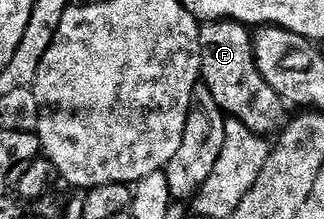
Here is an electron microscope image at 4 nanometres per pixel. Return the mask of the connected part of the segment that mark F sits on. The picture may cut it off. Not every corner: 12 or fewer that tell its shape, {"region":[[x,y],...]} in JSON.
{"region":[[200,28],[200,77],[225,116],[268,137],[286,103],[262,77],[253,32]]}

